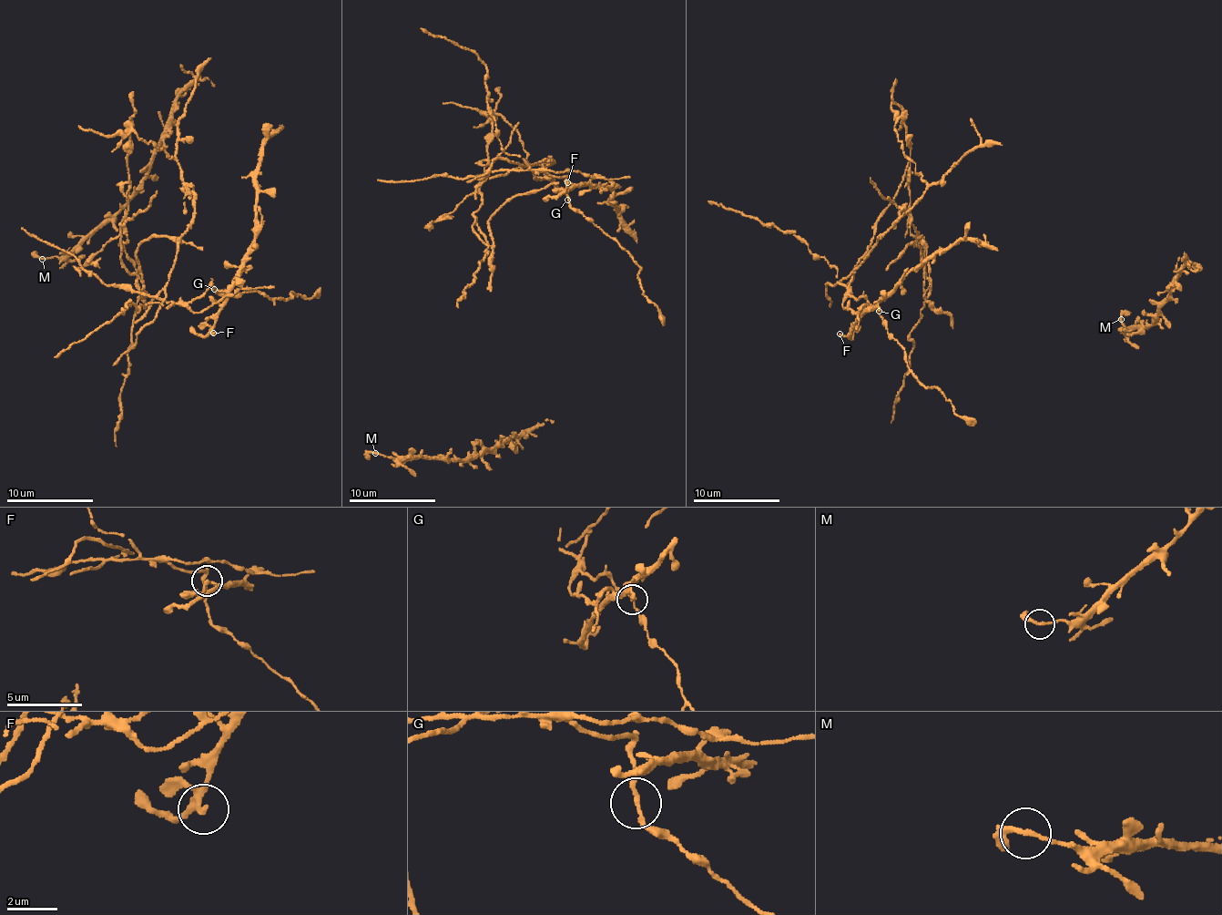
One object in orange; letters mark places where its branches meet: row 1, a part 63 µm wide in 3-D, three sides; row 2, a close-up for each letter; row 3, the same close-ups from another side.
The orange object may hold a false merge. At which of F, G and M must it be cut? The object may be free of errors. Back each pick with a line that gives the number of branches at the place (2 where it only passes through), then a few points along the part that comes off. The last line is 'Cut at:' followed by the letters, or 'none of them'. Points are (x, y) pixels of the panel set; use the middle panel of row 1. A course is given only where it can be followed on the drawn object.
G: 2 branches meet; foreign part runs (567, 200), (565, 178), (522, 166), (553, 160), (534, 171), (495, 116), (474, 223), (489, 251), (457, 308)
Cut at: G

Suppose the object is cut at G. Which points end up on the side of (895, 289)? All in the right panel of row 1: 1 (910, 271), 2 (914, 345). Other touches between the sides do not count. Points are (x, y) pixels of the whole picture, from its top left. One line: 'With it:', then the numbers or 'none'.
With it: 1

